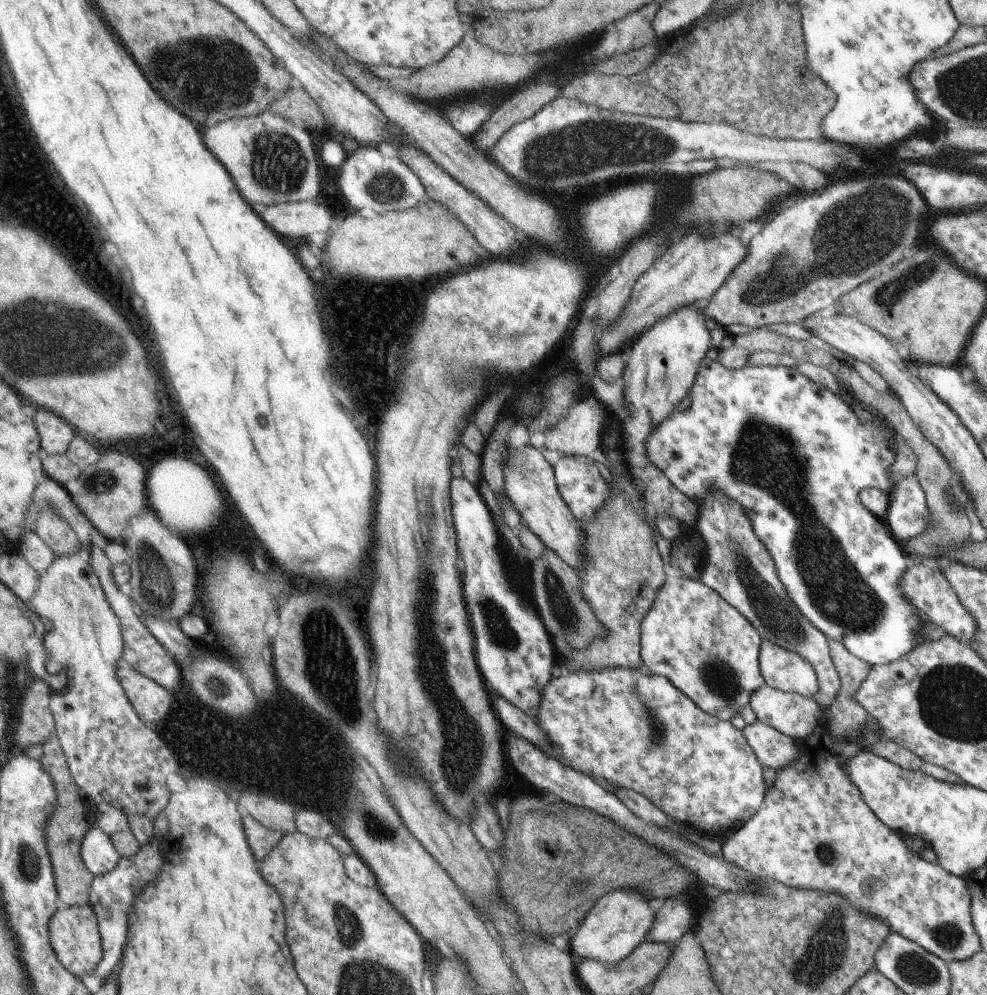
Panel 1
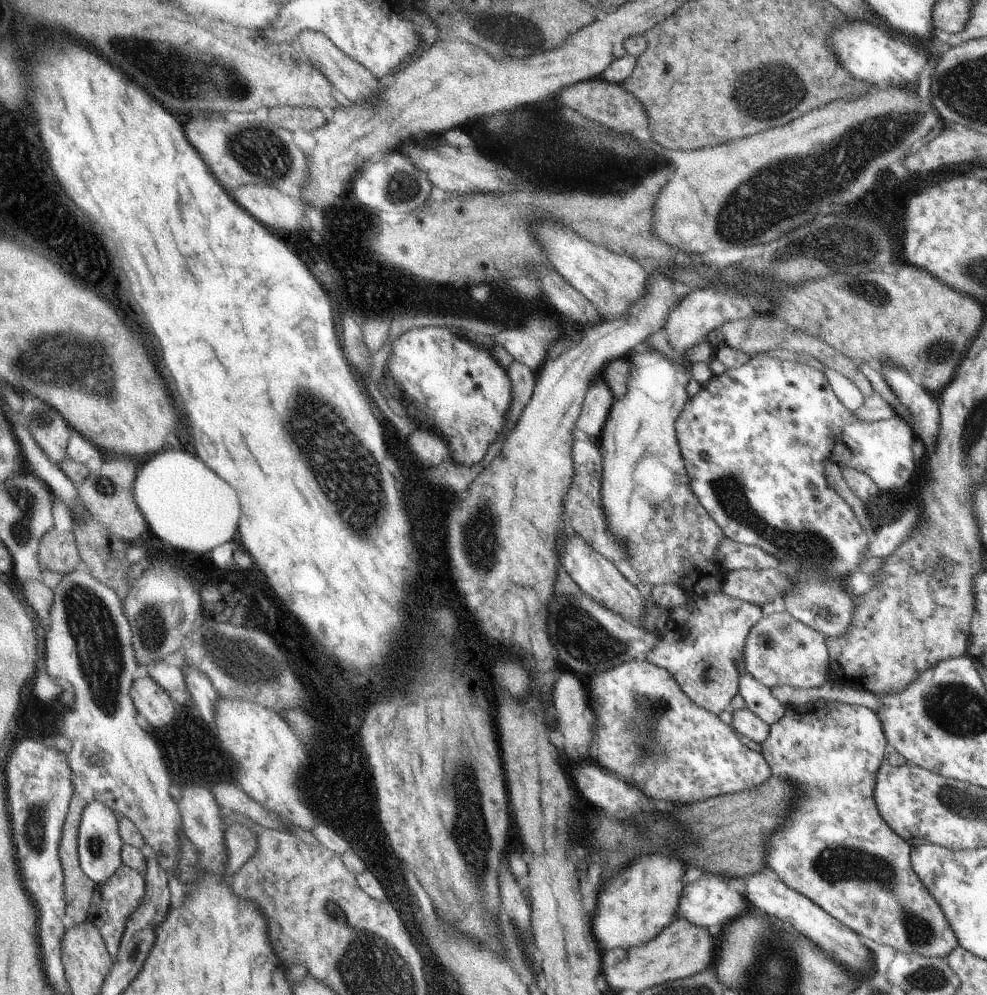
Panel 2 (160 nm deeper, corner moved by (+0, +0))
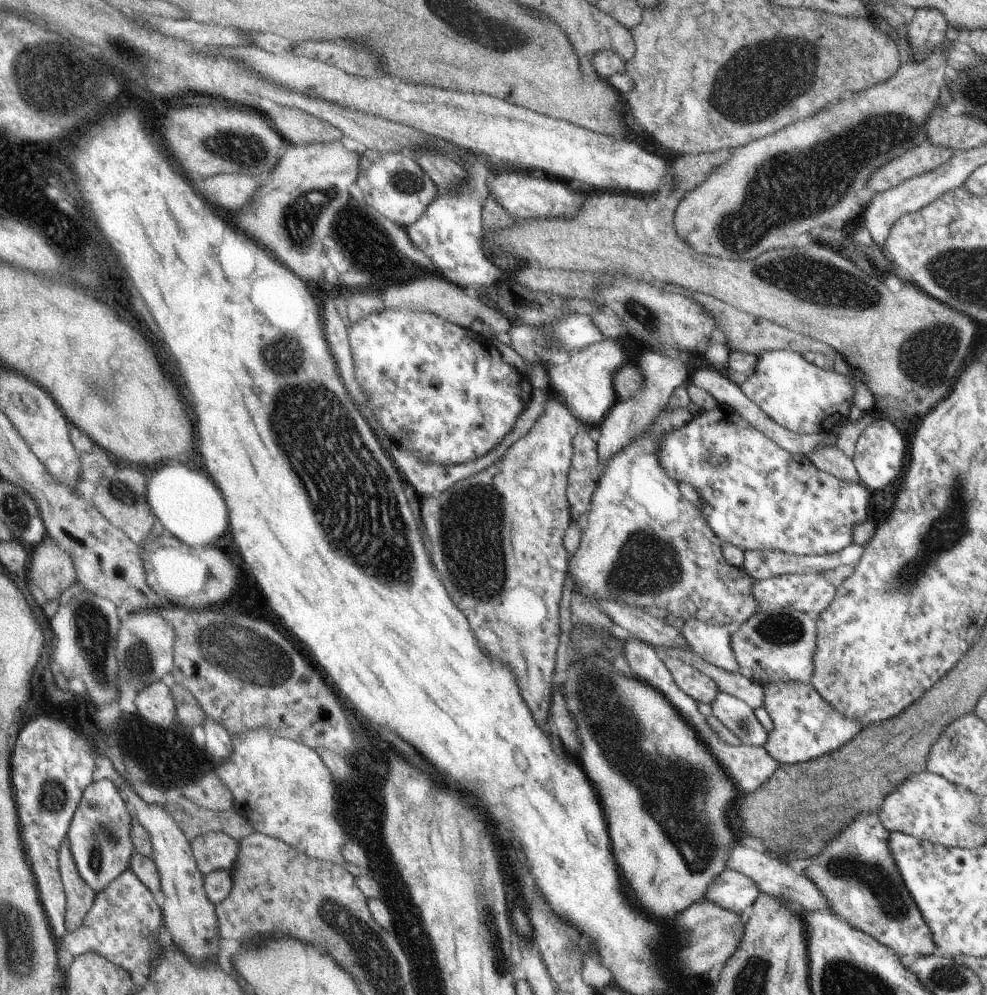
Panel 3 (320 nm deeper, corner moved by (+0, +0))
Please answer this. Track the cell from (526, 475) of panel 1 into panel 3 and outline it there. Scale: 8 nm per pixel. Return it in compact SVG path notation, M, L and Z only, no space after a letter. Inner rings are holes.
M595 601L595 605L623 634L629 634L657 649L691 650L679 631L666 624L663 619L650 616L650 611L622 605L615 601Z

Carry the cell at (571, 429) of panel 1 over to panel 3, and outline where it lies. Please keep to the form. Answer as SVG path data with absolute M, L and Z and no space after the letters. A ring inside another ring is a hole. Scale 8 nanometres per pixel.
M602 337L570 355L561 354L561 350L553 350L549 354L549 361L541 365L547 372L547 388L557 395L563 395L564 405L588 430L594 432L615 401L613 375L625 364L626 355L621 345L610 338Z

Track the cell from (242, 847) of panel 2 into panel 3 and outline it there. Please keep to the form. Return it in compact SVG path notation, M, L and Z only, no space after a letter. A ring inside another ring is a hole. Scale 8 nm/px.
M214 828L209 833L197 836L191 843L204 875L217 871L232 872L240 853L241 841L232 839Z

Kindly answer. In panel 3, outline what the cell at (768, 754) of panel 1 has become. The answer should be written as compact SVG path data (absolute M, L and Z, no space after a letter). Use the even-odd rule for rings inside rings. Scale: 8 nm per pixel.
M723 691L716 692L716 698L709 704L713 718L717 719L735 736L735 741L742 745L763 747L767 733L742 700Z

